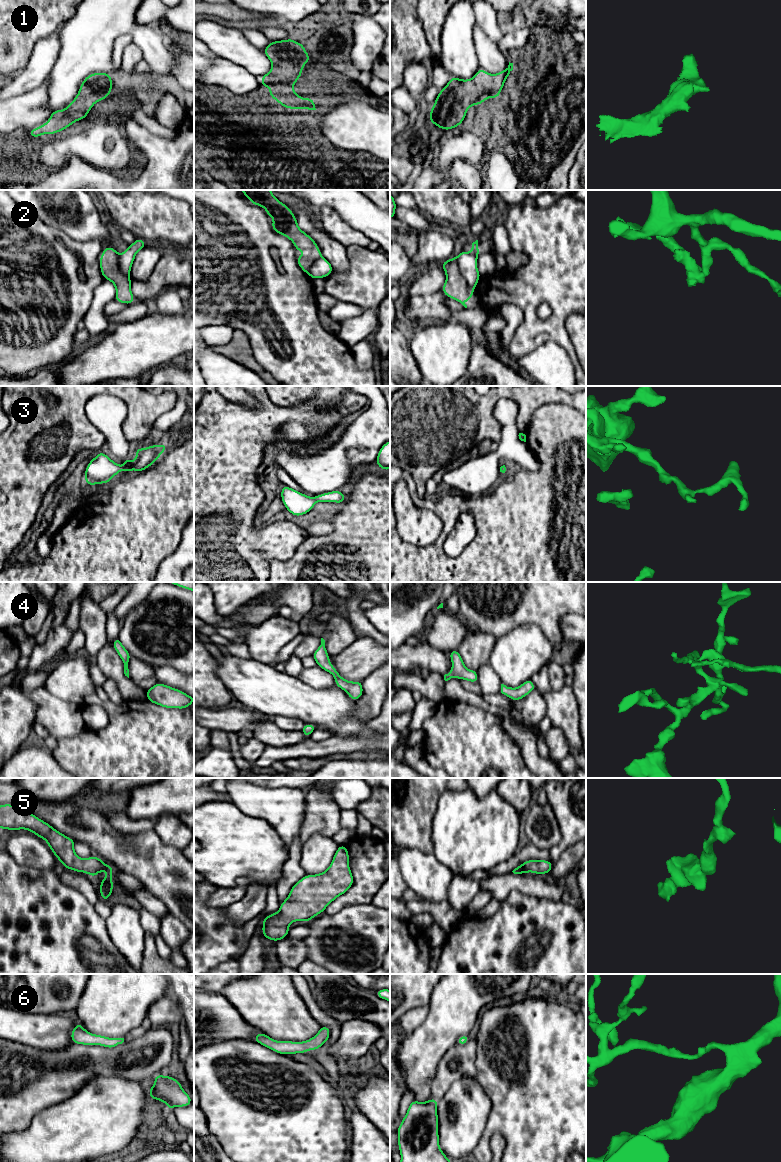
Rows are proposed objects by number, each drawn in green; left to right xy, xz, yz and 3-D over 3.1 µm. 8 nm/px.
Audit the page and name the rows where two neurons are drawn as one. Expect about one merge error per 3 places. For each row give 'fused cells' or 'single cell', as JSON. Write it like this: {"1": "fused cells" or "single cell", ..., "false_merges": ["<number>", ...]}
{"1": "single cell", "2": "fused cells", "3": "single cell", "4": "single cell", "5": "single cell", "6": "single cell", "false_merges": ["2"]}

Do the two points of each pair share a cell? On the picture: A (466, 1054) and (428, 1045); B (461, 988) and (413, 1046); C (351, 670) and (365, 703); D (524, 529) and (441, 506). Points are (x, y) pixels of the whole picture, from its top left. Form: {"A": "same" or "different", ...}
{"A": "different", "B": "same", "C": "different", "D": "same"}

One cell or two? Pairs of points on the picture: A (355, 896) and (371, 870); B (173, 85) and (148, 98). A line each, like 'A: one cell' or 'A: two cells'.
A: one cell
B: one cell

